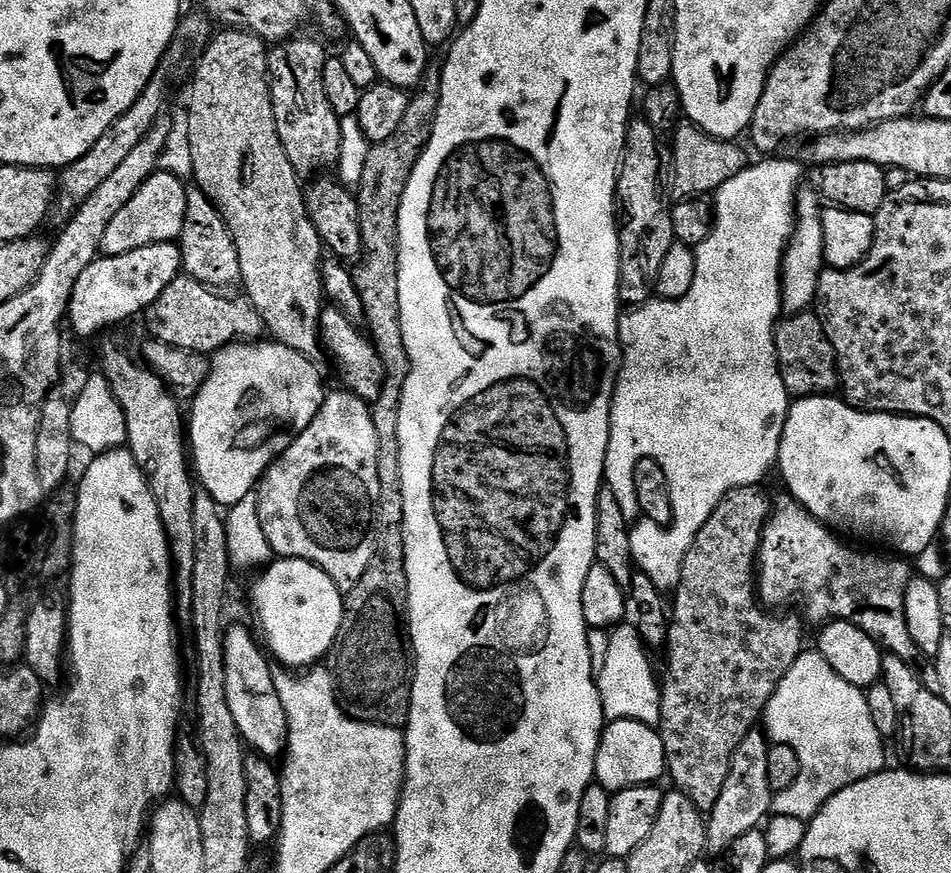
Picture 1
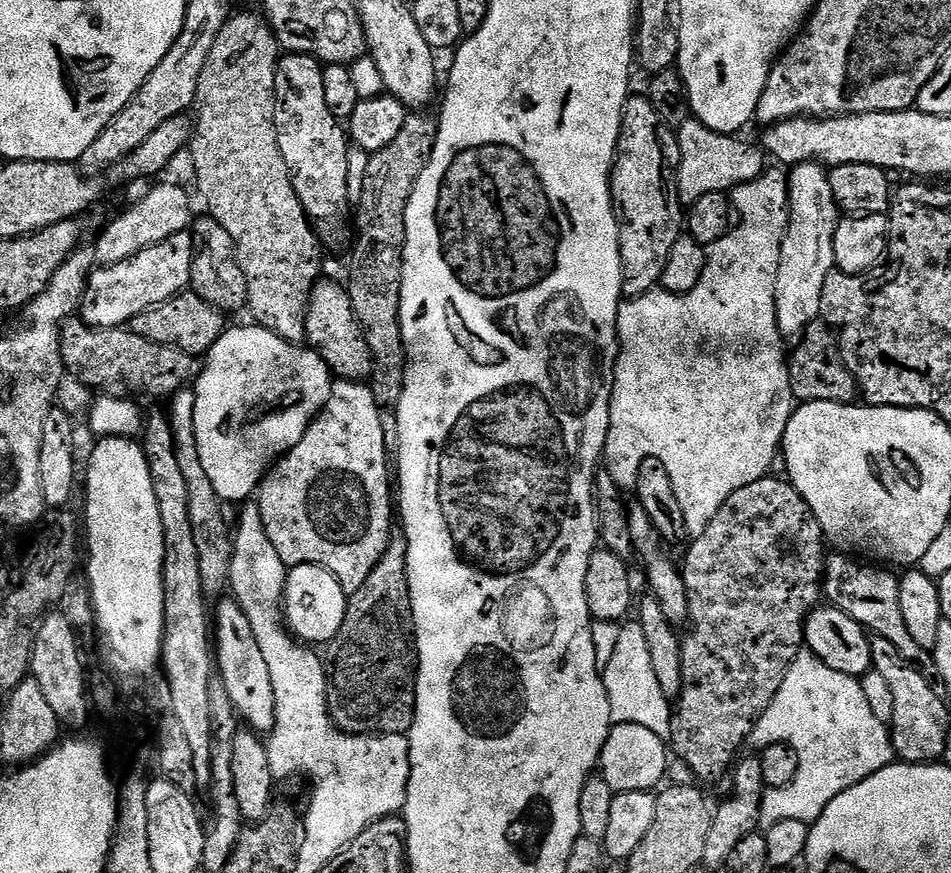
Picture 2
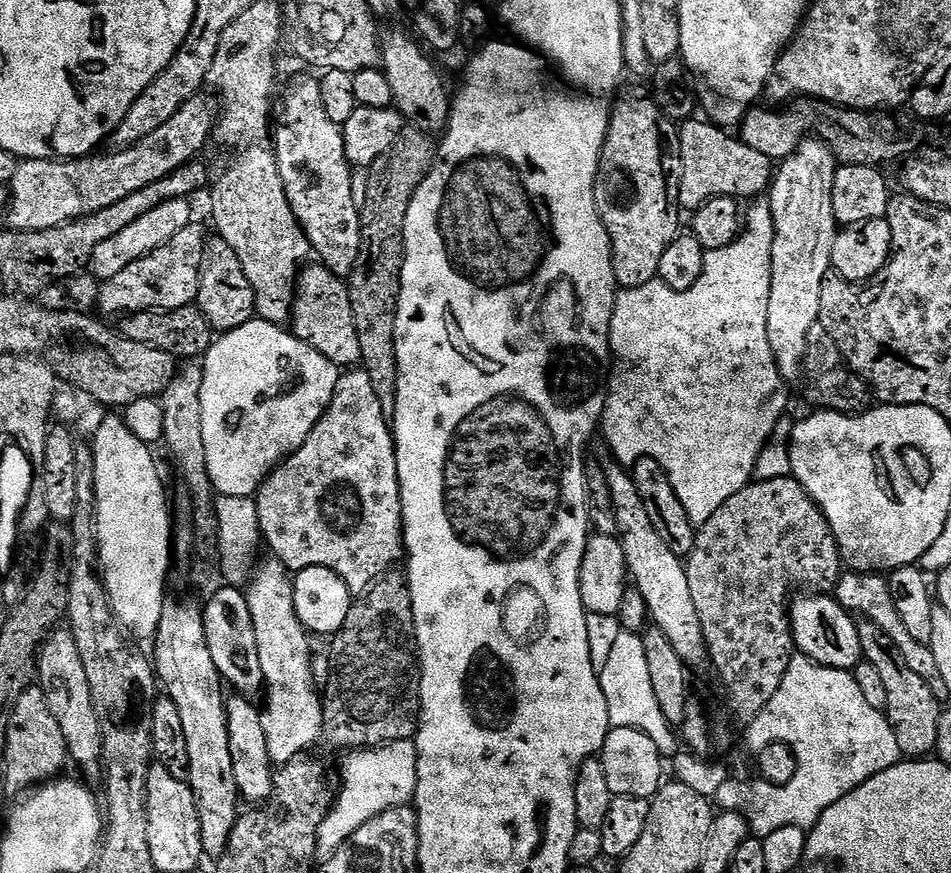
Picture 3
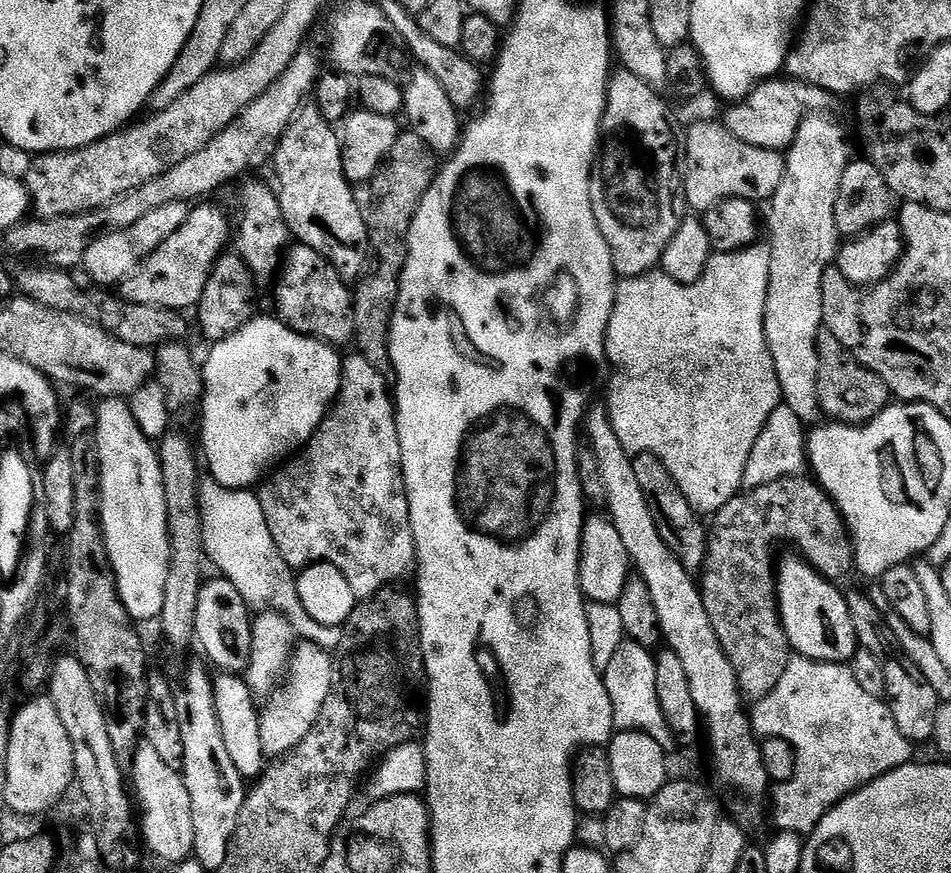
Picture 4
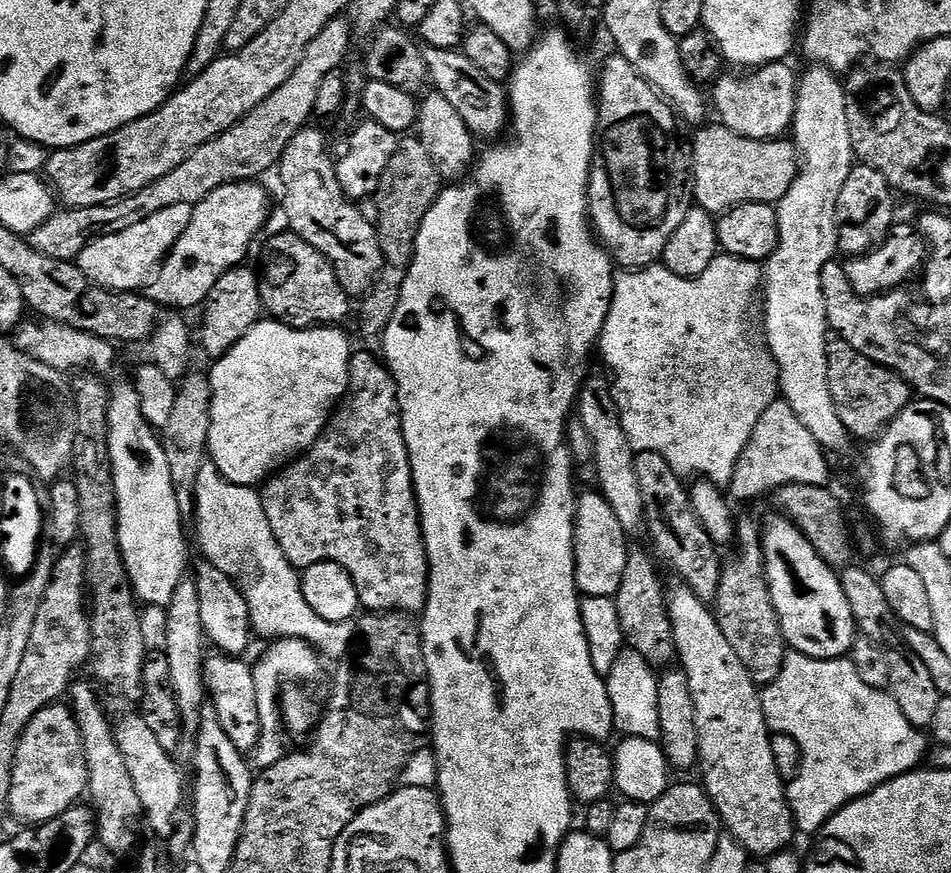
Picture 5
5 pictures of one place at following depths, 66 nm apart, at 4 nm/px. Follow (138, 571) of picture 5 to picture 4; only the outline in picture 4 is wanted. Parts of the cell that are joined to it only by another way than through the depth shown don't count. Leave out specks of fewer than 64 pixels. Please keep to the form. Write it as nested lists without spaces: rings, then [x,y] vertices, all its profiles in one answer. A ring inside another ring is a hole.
[[[109,396],[96,408],[96,453],[100,459],[100,517],[116,585],[133,621],[155,621],[162,610],[170,542],[160,453],[134,422],[127,399]]]

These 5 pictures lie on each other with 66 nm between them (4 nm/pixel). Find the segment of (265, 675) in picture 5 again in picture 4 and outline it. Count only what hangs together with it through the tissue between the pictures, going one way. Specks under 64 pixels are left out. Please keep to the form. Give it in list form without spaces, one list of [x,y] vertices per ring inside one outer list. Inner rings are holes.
[[[299,641],[293,649],[289,660],[288,671],[284,678],[286,692],[275,691],[272,695],[272,704],[263,705],[260,714],[262,750],[267,759],[279,759],[295,746],[301,744],[310,734],[325,705],[326,698],[332,692],[335,676],[335,661],[331,653],[316,643]]]

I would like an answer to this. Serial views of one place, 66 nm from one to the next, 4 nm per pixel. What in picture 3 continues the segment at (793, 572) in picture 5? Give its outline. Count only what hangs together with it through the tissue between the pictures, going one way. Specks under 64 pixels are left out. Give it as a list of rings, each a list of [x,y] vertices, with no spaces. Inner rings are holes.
[[[797,595],[791,601],[790,615],[795,647],[816,663],[824,664],[828,668],[852,670],[864,660],[862,642],[858,638],[857,621],[854,619],[853,613],[849,612],[847,608],[843,608],[831,595]]]

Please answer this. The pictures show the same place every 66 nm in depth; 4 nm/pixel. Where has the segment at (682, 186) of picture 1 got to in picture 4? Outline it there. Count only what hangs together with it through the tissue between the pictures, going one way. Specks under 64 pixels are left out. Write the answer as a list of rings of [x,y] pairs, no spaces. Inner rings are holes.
[[[700,120],[686,128],[684,138],[684,195],[691,210],[703,214],[715,206],[719,200],[746,198],[753,202],[771,201],[772,196],[782,186],[785,157],[774,150],[762,146],[750,146],[742,138],[734,138],[723,123]]]

